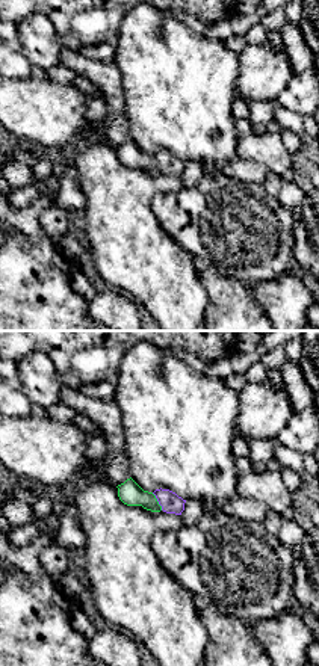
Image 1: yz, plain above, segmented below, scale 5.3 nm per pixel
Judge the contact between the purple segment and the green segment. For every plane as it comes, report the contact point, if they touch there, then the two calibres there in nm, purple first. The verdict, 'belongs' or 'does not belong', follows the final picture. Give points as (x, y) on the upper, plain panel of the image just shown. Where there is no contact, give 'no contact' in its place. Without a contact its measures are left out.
(157, 162) | 110/120 nm

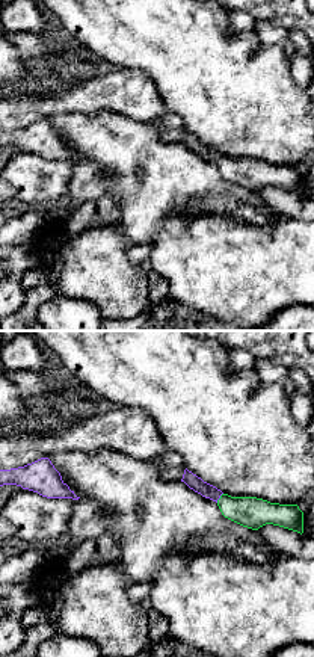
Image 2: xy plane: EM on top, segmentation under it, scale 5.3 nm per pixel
(219, 159) | 80/170 nm

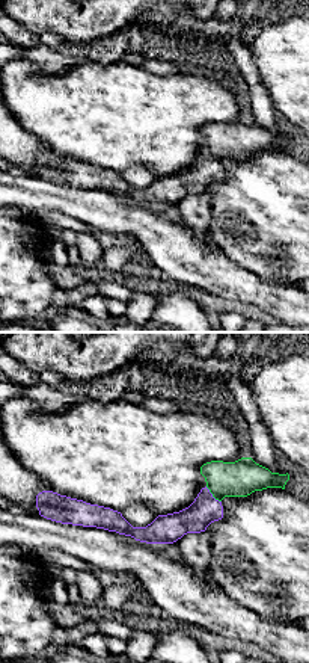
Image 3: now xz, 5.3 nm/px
(211, 157) | 160/190 nm

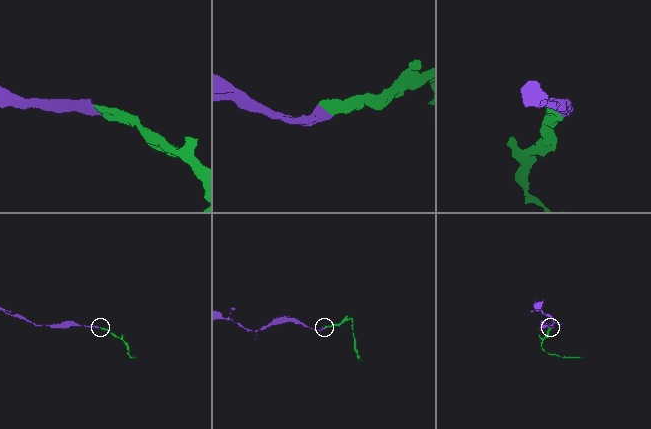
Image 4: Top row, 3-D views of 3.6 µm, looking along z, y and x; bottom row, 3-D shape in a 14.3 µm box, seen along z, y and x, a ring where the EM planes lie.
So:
belongs

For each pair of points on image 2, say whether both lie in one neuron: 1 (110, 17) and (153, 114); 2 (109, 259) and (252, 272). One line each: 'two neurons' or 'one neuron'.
1: two neurons
2: two neurons

